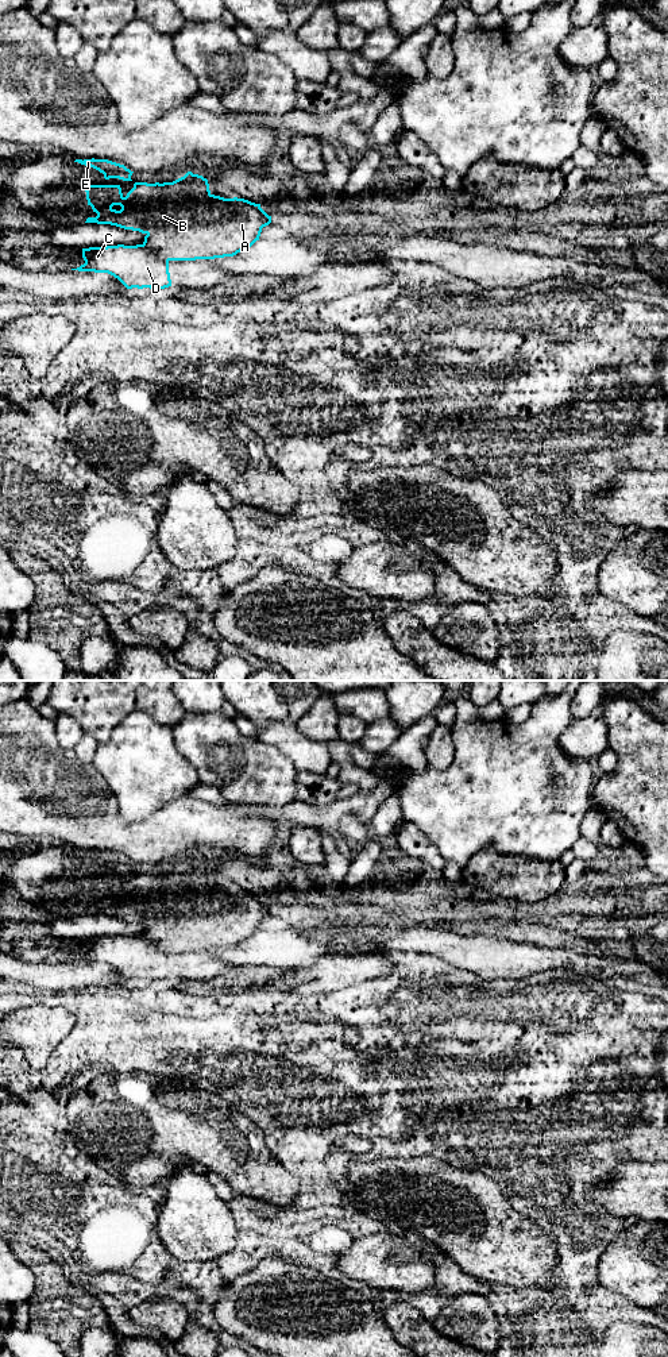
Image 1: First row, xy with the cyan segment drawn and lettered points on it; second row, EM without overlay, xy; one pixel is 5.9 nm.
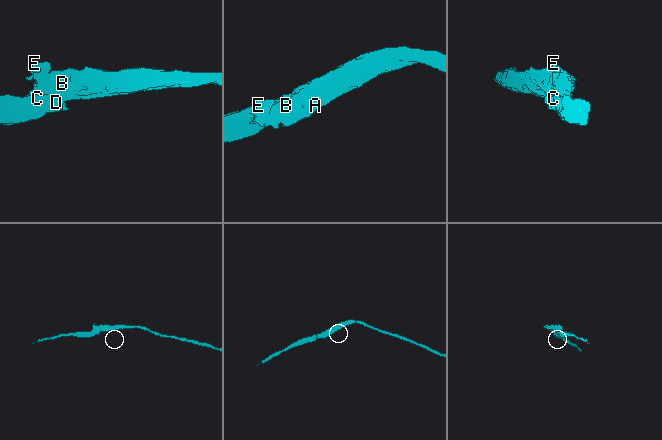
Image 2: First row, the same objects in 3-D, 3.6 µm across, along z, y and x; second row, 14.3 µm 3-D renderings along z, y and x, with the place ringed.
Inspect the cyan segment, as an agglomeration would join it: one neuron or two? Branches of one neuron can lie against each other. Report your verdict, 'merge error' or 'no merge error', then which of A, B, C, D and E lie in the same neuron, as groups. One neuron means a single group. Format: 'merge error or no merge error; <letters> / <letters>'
merge error; A B E / C D

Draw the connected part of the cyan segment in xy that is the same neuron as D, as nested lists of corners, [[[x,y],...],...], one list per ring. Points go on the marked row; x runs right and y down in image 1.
[[[144,244],[82,248],[82,258],[85,263],[72,270],[108,273],[127,289],[171,286],[169,262],[162,261],[155,248]]]

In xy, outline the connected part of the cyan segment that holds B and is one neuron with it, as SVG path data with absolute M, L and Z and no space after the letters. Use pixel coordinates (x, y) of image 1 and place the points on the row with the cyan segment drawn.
M192 171L173 182L135 182L126 197L120 185L89 185L85 192L88 205L97 213L85 223L139 231L146 235L143 244L167 262L233 257L259 240L262 228L271 223L260 204L215 196L208 180Z

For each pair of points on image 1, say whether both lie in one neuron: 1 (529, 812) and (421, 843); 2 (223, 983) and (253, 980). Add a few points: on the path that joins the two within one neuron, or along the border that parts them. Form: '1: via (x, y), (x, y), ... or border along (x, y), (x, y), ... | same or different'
1: border along (405, 821), (413, 822), (444, 859) | different
2: via (230, 980), (246, 980) | same

